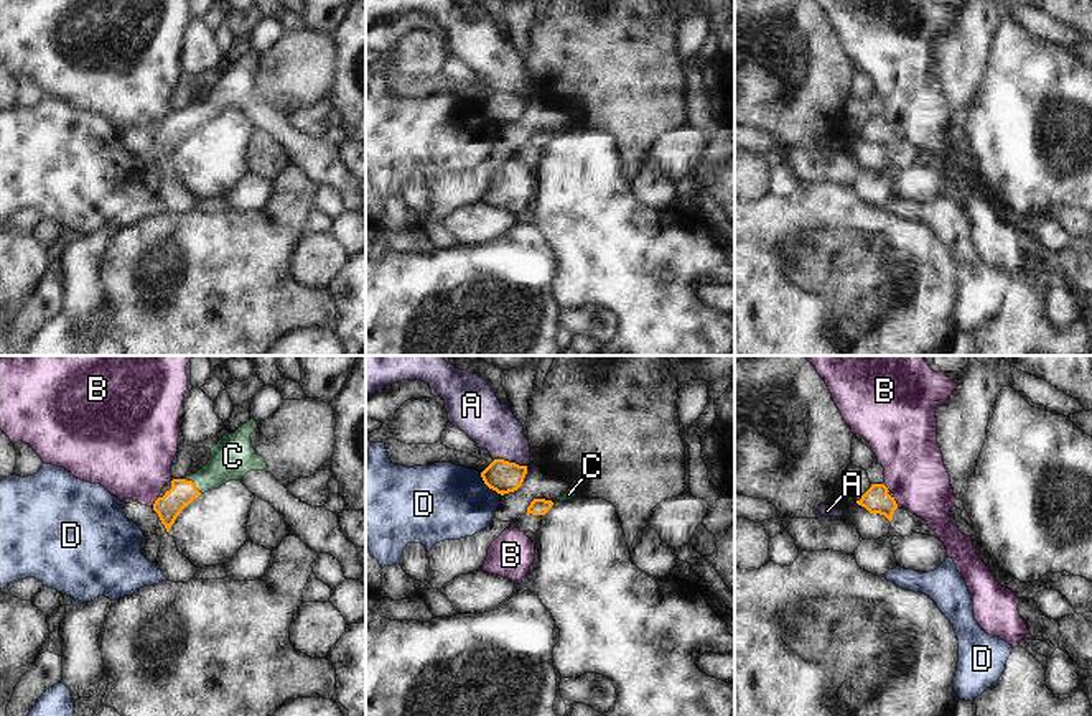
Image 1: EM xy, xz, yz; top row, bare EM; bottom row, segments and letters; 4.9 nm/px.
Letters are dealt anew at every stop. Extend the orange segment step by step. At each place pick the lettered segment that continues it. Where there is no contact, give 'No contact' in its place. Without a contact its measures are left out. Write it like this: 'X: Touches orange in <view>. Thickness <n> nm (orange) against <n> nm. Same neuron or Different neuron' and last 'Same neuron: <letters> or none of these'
A: Touches orange in xz. Thickness 160 nm (orange) against 240 nm. Different neuron
B: Touches orange in xy. Thickness 120 nm (orange) against 380 nm. Different neuron
C: Touches orange in xy. Thickness 120 nm (orange) against 200 nm. Same neuron
D: Touches orange in xz. Thickness 160 nm (orange) against 380 nm. Different neuron
Same neuron: C

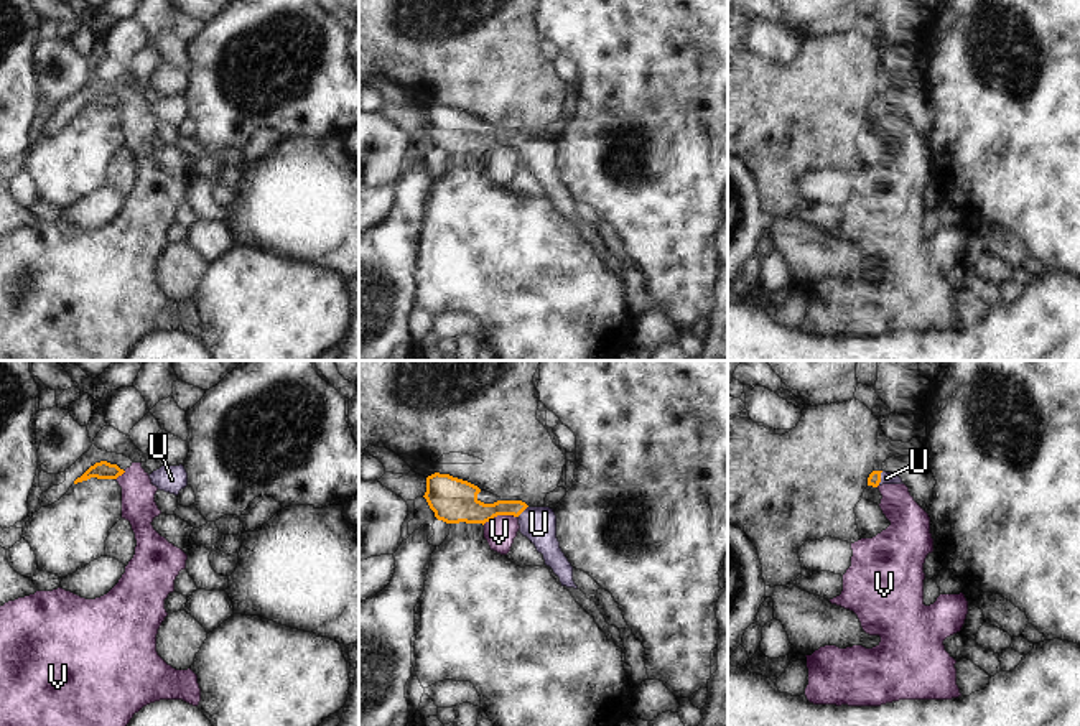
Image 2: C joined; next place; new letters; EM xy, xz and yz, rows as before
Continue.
U: Touches orange in yz. Thickness 60 nm (orange) against 60 nm. Same neuron
V: Touches orange in xz. Thickness 220 nm (orange) against 150 nm. Different neuron
Same neuron: U

